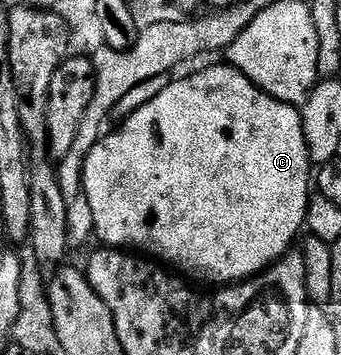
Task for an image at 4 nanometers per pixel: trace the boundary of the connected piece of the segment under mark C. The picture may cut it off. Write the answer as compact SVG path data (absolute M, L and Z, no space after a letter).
M222 61L215 67L206 67L203 71L196 72L195 75L186 75L183 79L175 78L159 96L136 109L116 127L118 128L111 135L103 134L98 144L88 153L82 177L82 189L84 198L91 207L94 231L97 238L106 242L103 244L107 248L133 249L173 269L187 280L199 279L202 283L218 283L214 285L233 285L241 283L243 279L261 275L293 248L290 246L293 245L298 230L303 230L312 198L310 147L304 137L302 112L295 104L285 103L272 97L267 91L260 90L248 76L231 67L229 62Z

